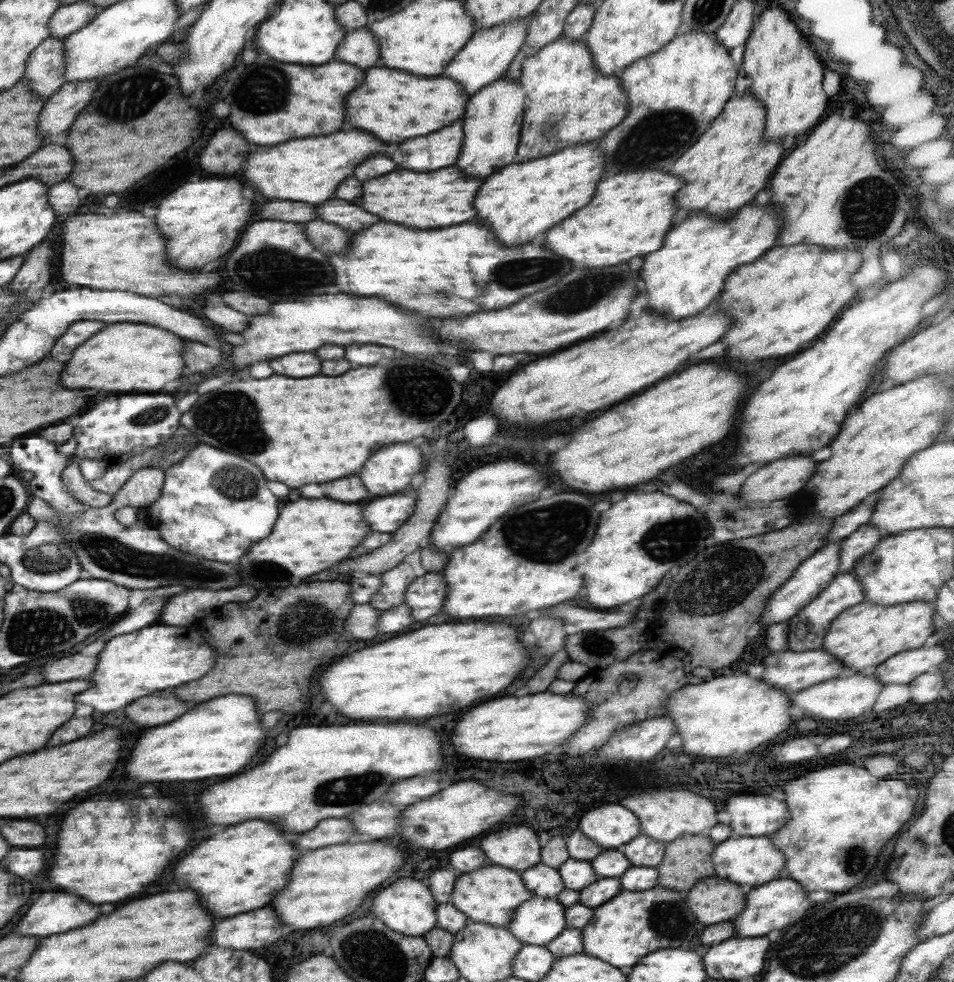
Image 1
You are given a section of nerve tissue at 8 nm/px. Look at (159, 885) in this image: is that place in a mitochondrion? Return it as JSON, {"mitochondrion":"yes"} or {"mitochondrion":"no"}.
{"mitochondrion":"no"}

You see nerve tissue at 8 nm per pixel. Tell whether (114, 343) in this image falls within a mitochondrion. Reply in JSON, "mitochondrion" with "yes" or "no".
{"mitochondrion":"no"}

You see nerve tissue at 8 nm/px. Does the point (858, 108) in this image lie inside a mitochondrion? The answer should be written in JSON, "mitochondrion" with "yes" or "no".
{"mitochondrion":"no"}

